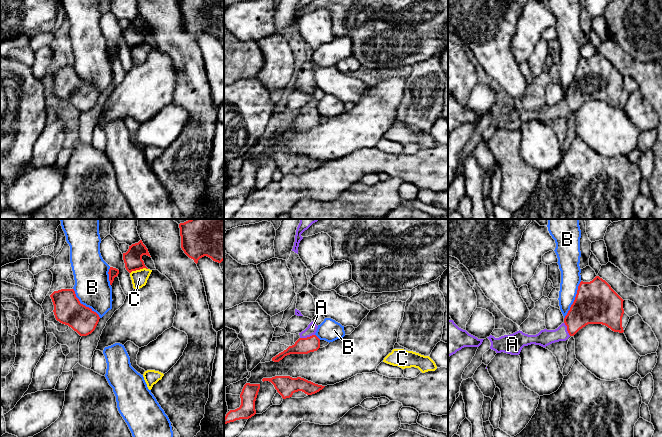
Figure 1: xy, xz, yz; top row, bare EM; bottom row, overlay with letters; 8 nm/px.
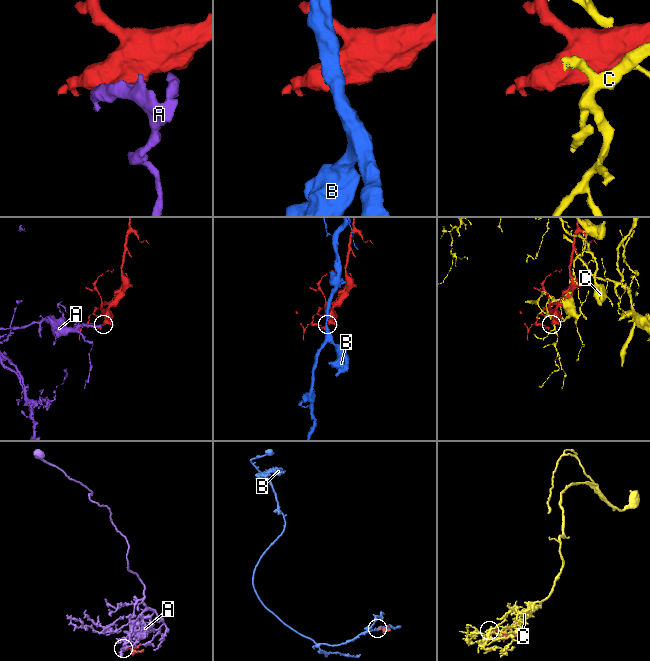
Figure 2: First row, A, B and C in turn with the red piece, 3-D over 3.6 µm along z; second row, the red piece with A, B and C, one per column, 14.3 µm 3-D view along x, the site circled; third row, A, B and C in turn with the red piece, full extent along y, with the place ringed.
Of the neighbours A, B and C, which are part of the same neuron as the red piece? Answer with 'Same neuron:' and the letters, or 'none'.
Same neuron: A

